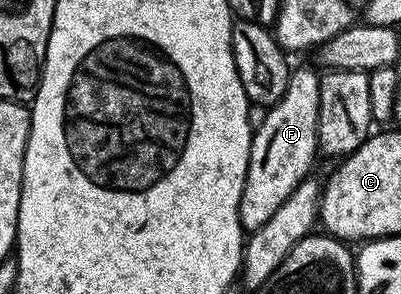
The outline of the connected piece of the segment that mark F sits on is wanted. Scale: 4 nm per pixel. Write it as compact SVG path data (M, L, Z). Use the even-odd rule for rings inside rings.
M294 68L289 75L287 91L279 104L266 112L263 123L253 130L253 142L249 152L249 166L243 183L243 195L239 199L239 223L246 234L253 233L279 207L283 199L310 176L313 160L319 157L317 148L317 124L319 123L318 70Z

